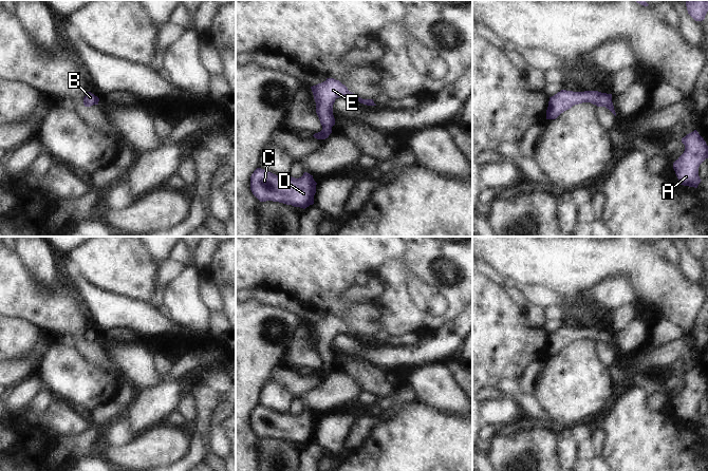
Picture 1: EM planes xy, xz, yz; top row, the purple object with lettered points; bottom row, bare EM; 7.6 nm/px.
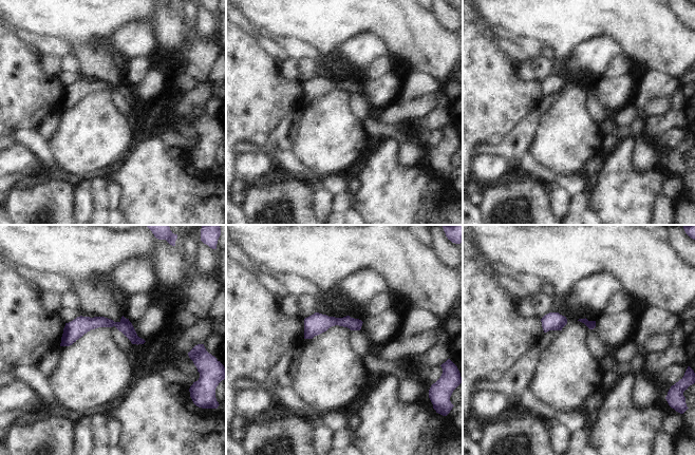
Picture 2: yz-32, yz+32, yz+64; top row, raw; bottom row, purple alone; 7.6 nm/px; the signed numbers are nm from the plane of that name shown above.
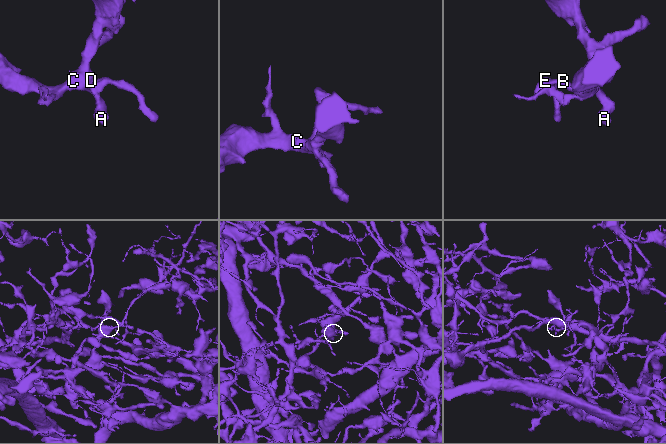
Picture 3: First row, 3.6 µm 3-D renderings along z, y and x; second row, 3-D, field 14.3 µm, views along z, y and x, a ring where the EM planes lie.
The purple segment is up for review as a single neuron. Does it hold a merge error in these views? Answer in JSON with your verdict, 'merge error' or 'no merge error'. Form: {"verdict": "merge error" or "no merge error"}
{"verdict": "no merge error"}

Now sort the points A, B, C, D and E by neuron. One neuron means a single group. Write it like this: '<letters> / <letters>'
A B C D E

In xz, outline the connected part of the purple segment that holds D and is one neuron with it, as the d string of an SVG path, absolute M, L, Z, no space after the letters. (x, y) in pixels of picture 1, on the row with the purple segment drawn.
M257 168L250 176L250 190L260 202L279 202L303 209L314 204L316 185L308 172L295 178Z

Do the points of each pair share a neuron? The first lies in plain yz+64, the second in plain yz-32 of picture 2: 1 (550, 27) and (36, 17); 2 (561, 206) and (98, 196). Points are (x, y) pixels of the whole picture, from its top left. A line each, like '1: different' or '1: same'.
1: same
2: different

